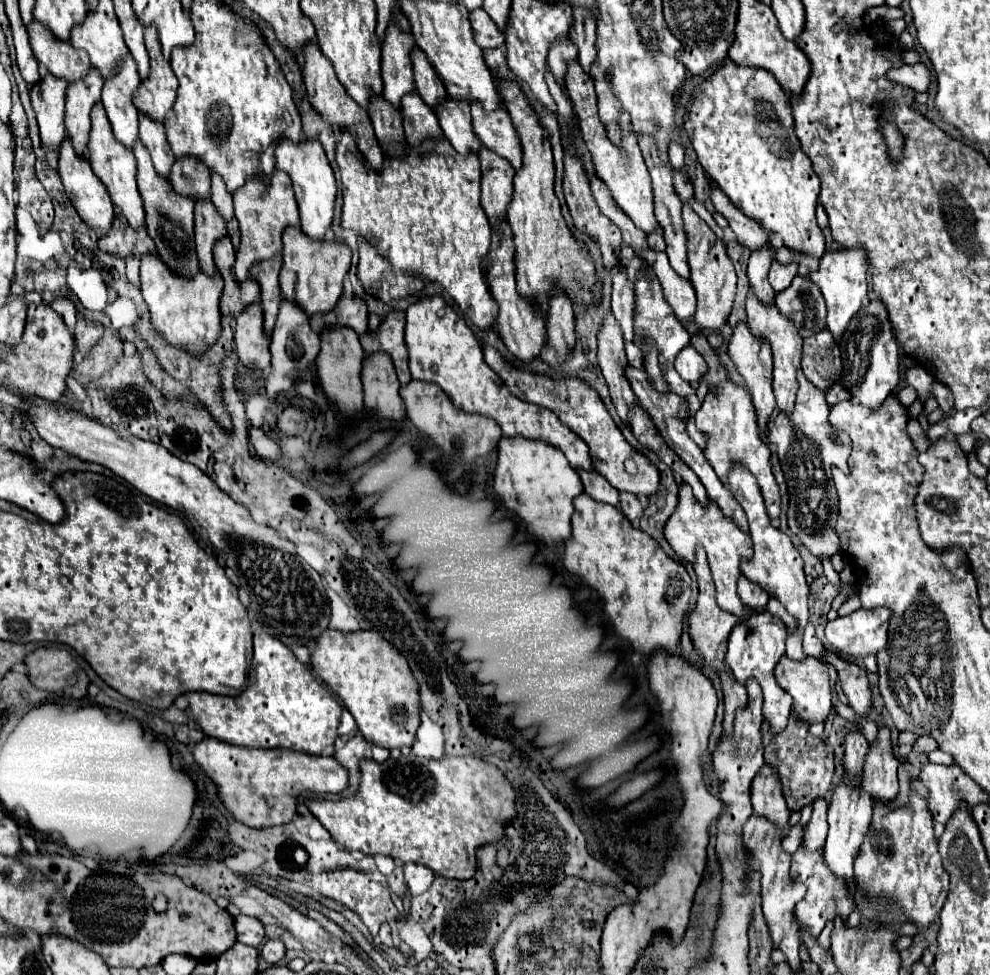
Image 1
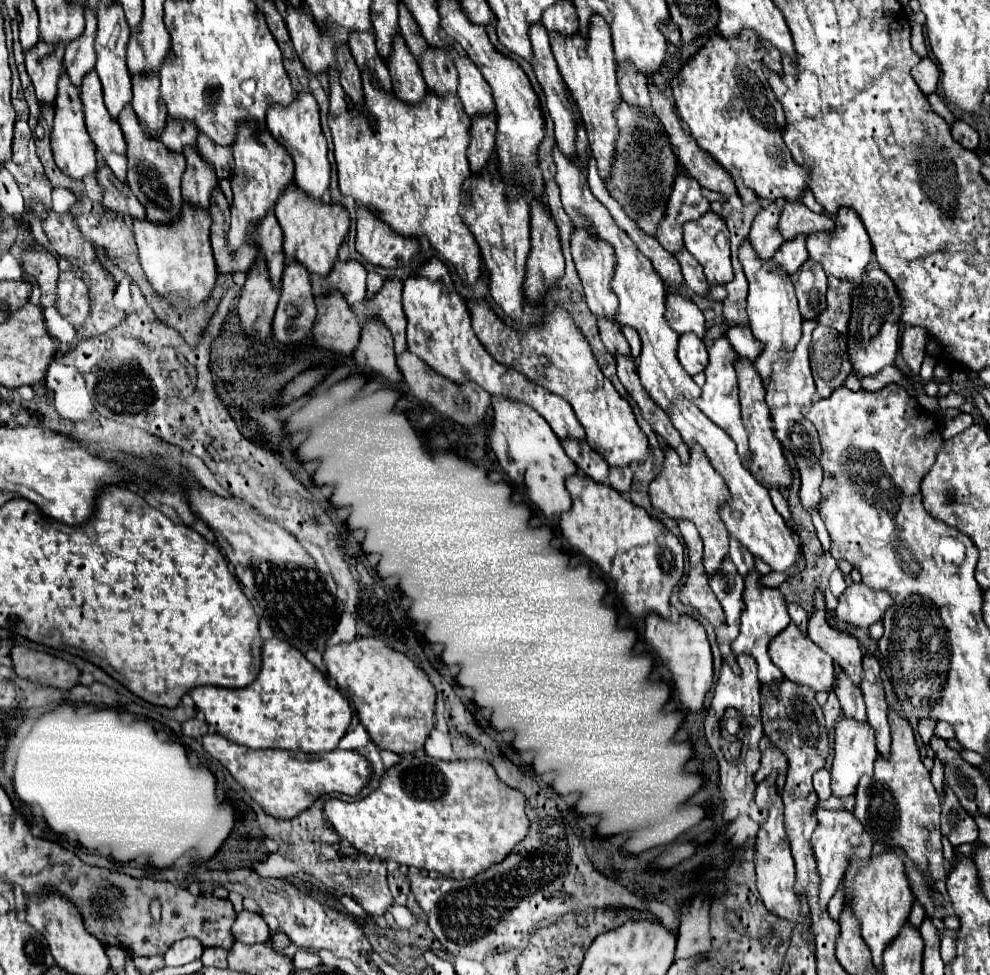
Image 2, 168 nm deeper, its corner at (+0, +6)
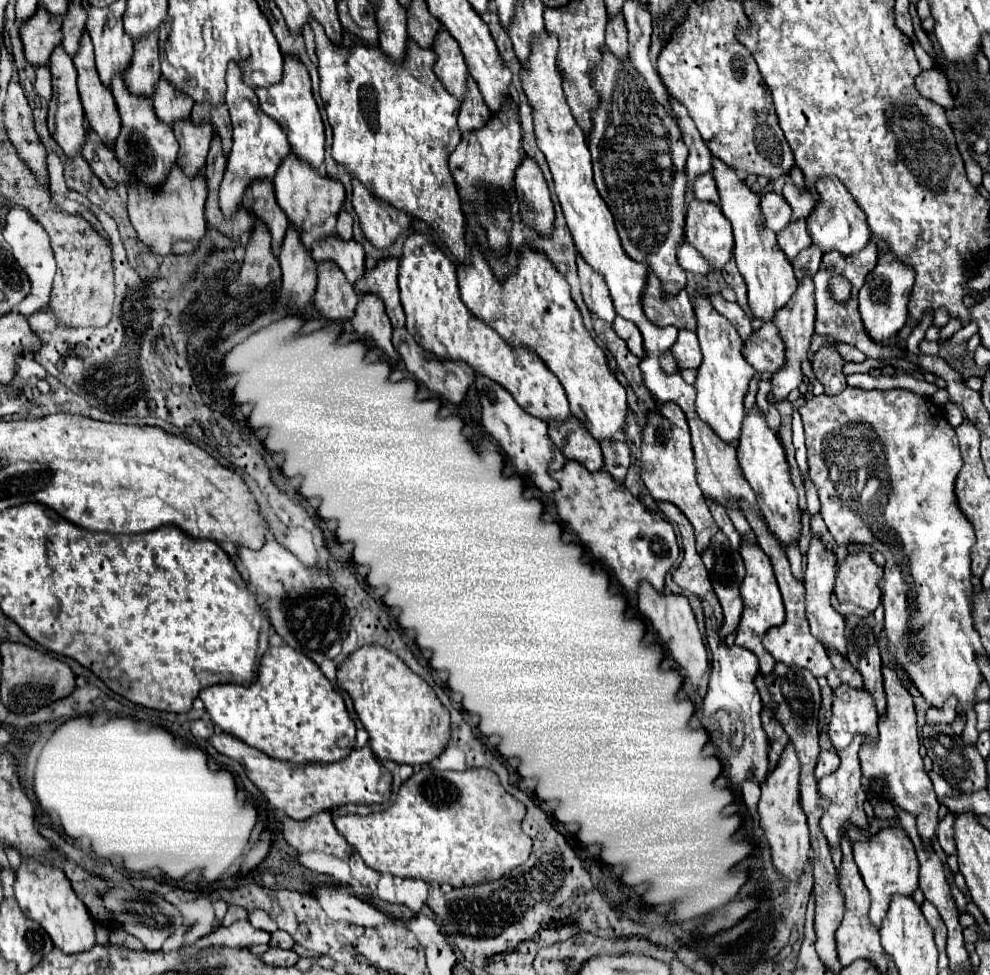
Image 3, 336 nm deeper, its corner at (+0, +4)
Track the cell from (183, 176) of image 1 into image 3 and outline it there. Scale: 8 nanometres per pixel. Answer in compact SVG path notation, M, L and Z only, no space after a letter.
M165 80L159 82L151 102L157 118L169 126L173 126L177 120L189 120L193 108L193 100L183 92L173 90L173 86Z

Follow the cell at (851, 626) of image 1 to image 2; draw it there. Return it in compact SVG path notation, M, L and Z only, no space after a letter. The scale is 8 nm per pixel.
M851 584L845 594L839 596L837 620L851 622L855 626L871 626L883 618L883 612L893 604L889 592L873 590L865 584Z

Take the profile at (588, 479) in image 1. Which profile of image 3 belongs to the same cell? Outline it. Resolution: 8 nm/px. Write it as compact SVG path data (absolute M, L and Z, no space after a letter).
M569 418L567 422L549 422L549 438L563 452L567 460L583 464L589 472L603 470L603 454L599 442L585 430L585 426Z

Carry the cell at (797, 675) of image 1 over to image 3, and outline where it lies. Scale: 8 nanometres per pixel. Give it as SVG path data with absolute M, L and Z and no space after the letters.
M741 502L741 510L747 518L747 522L751 524L755 536L757 536L757 542L759 546L763 548L763 552L769 556L771 564L773 564L773 572L775 572L775 578L777 578L777 584L781 588L781 594L783 594L783 604L785 604L785 622L777 628L771 628L765 636L763 636L763 646L765 650L777 660L777 662L783 662L787 666L799 666L799 668L807 668L811 674L815 674L815 678L821 678L821 676L827 676L827 672L831 670L831 660L827 656L827 650L823 648L823 644L811 636L809 632L809 624L807 624L807 618L805 618L805 588L799 580L793 578L791 574L791 568L789 568L789 560L785 556L785 550L771 538L771 534L767 532L765 524L757 518L755 510L747 504L747 502Z

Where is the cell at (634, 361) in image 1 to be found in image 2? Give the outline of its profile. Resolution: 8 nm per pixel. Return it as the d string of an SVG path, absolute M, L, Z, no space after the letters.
M623 326L621 328L623 330L623 334L625 334L625 338L627 338L627 342L629 342L629 348L631 348L631 356L633 358L637 358L639 356L639 334L637 334L637 330L635 328L631 328L631 326Z

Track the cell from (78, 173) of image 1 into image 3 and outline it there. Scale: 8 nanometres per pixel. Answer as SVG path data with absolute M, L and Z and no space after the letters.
M57 46L51 54L51 64L49 64L51 76L53 76L53 98L49 102L49 132L53 140L63 148L67 158L75 158L81 154L81 146L85 146L85 118L83 118L83 106L79 100L77 92L77 72L73 66L73 60L65 54L63 46Z

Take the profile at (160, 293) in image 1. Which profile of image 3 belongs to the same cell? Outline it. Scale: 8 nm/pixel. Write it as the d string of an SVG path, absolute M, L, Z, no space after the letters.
M175 166L169 174L169 180L165 182L165 188L161 188L157 194L149 194L143 186L129 188L129 220L137 232L137 238L141 244L155 256L167 256L167 254L191 254L199 248L199 242L203 240L207 232L205 224L205 200L207 200L207 186L201 176L187 178L179 166Z

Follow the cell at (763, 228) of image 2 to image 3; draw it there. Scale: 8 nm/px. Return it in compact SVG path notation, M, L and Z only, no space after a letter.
M769 192L761 196L761 212L763 212L763 228L773 230L779 234L789 222L791 222L791 208L785 202L783 196L777 196L775 192Z

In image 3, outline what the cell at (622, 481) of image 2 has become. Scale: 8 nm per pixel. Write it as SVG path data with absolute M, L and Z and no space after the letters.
M621 440L603 442L601 448L603 448L603 458L605 458L603 470L607 470L615 482L623 484L629 470L629 448Z

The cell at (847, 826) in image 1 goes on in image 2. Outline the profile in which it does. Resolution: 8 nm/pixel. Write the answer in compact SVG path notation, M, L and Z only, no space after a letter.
M841 716L835 724L835 758L831 768L831 788L835 796L849 796L855 792L857 782L863 774L873 774L873 764L877 758L875 748L875 730L867 722L857 722L855 718Z

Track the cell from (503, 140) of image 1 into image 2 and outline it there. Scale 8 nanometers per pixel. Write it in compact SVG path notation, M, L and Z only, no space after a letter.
M459 56L455 60L459 72L459 86L457 94L463 102L465 112L473 118L477 114L495 114L491 88L481 76L479 68L469 60L469 56Z

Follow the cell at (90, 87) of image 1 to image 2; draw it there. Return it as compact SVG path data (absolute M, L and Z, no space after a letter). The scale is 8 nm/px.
M85 8L85 30L77 40L71 40L65 50L65 72L69 74L75 86L81 86L85 72L95 68L97 60L93 48L95 32L97 32L97 18L91 8Z

